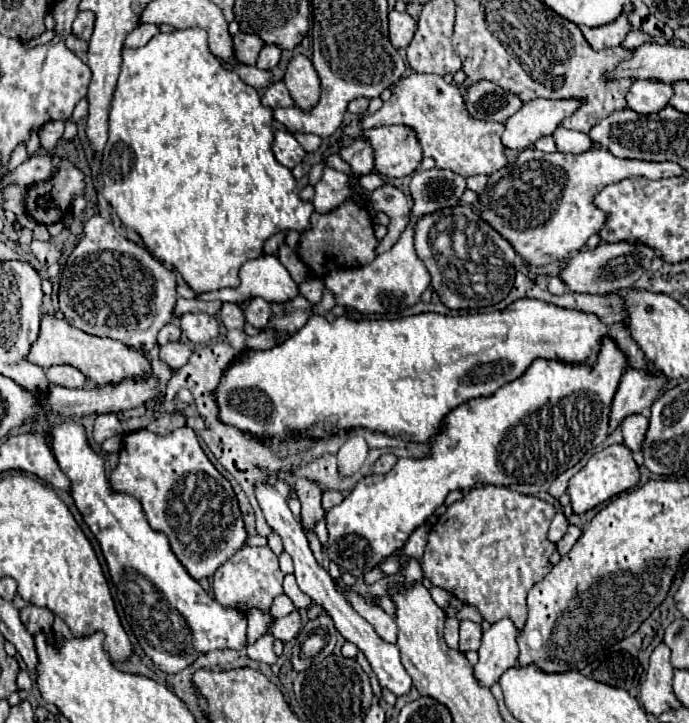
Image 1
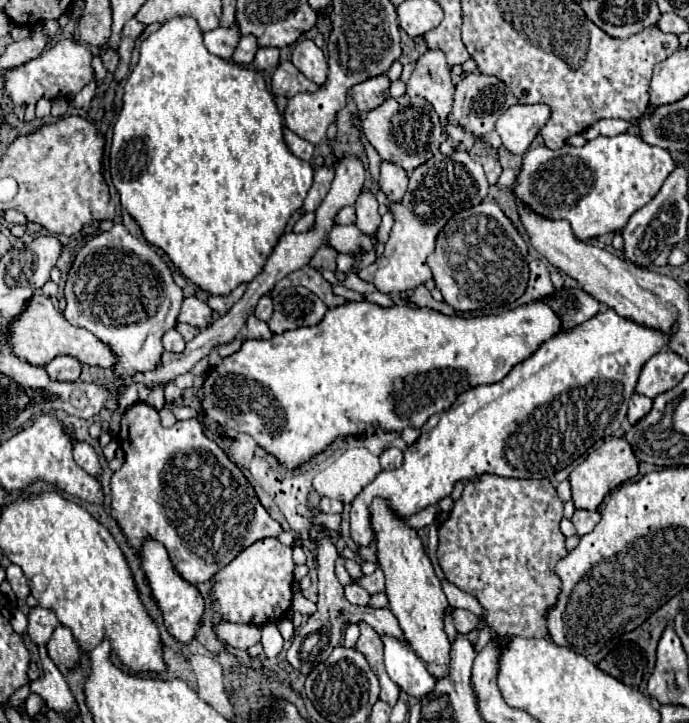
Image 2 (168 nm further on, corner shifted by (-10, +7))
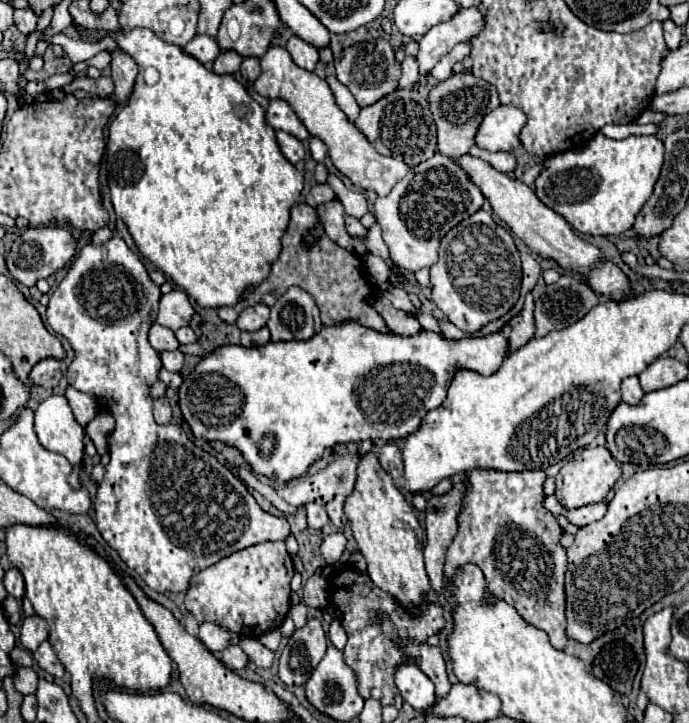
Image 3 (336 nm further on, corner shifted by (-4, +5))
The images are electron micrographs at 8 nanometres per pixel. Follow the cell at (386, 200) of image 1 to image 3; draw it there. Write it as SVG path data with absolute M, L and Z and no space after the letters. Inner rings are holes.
M270 45L268 51L260 57L260 65L262 65L262 75L254 81L252 85L254 91L268 99L288 101L298 119L308 129L308 133L312 137L318 137L328 147L328 155L334 167L342 175L346 175L356 187L364 191L370 189L378 197L386 197L392 191L392 187L408 173L410 167L406 163L394 157L384 157L372 147L372 143L362 135L362 131L358 131L358 127L352 121L348 121L346 113L338 107L330 85L324 79L320 79L316 73L298 67L284 47Z

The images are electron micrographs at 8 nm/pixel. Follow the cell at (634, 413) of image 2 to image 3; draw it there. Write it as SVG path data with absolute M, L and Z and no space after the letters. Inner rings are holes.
M634 375L634 377L626 377L626 379L622 381L622 391L620 391L620 393L622 393L622 399L624 399L626 403L630 403L630 405L638 405L640 399L644 397L644 391L642 391L636 375Z

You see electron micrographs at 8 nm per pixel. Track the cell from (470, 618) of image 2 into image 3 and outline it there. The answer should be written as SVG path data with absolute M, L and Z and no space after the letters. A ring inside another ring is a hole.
M350 565L334 569L328 575L328 599L330 607L338 613L340 623L346 629L348 643L344 647L344 661L356 673L358 693L368 699L374 697L382 705L392 705L398 689L394 683L394 671L402 663L414 663L406 659L402 651L398 651L398 643L394 643L394 635L398 639L414 639L414 643L426 643L430 635L436 635L444 629L444 611L440 605L432 601L422 603L422 611L412 615L398 601L390 599L386 591L374 587L366 571L358 571Z

